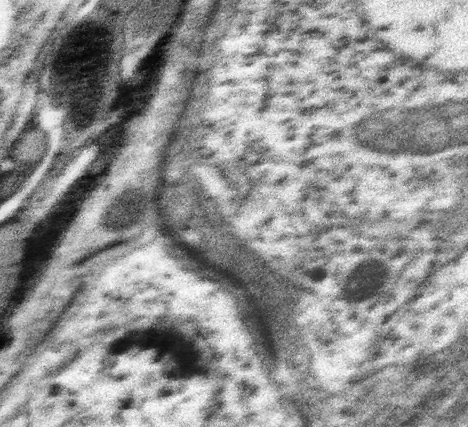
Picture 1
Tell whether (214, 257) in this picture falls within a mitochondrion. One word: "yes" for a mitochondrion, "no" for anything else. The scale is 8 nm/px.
yes

